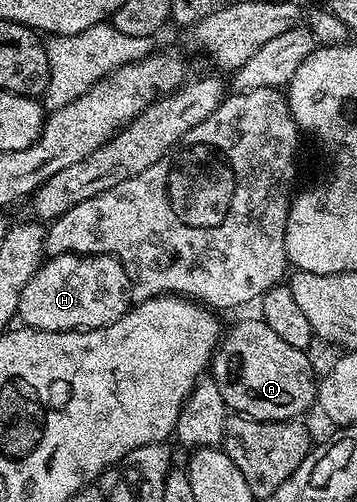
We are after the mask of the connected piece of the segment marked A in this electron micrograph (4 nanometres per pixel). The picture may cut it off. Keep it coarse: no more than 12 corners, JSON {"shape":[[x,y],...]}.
{"shape":[[261,319],[222,334],[209,373],[232,414],[289,421],[317,372]]}

